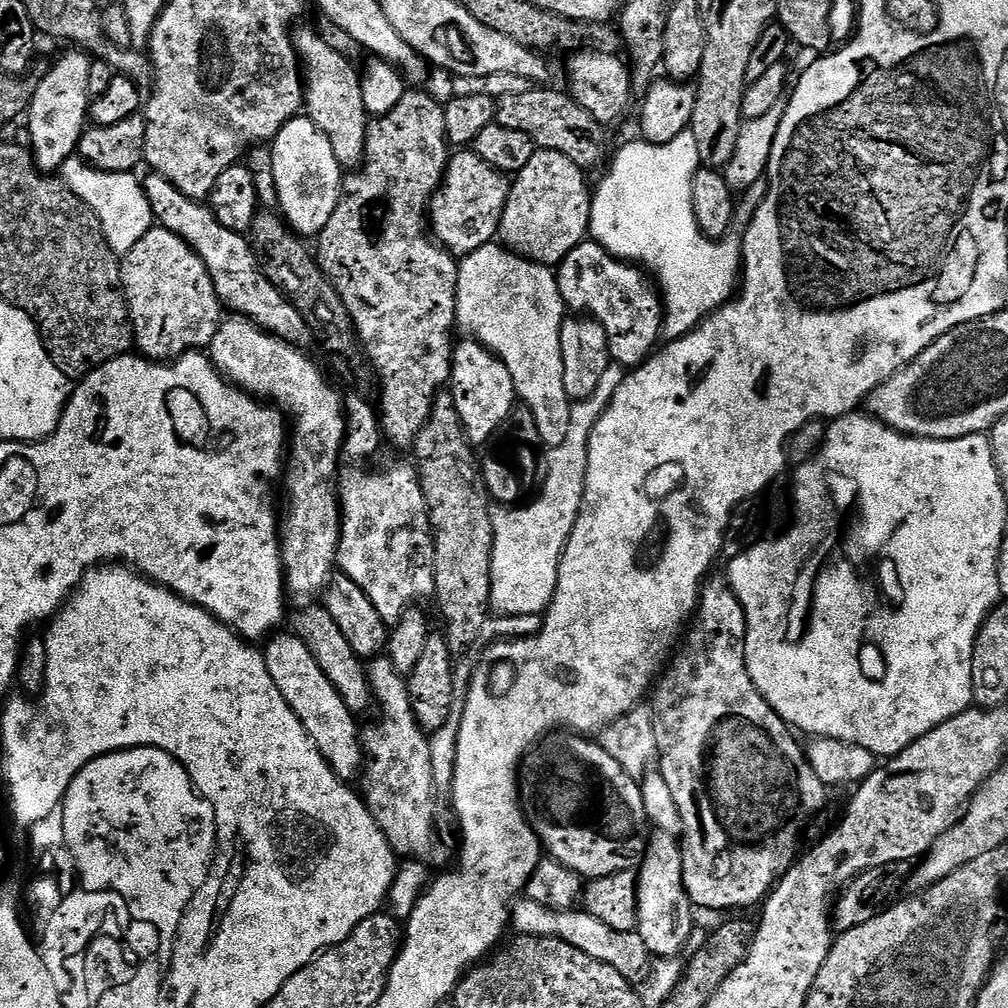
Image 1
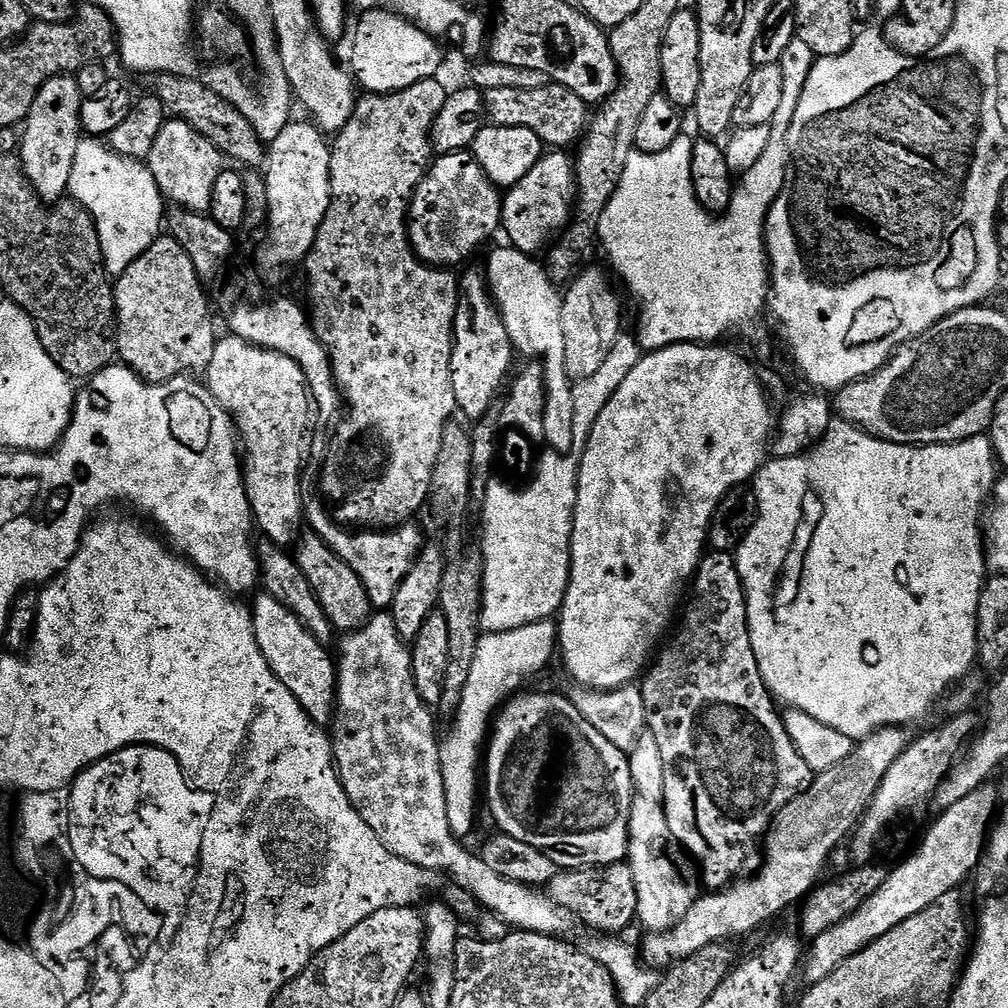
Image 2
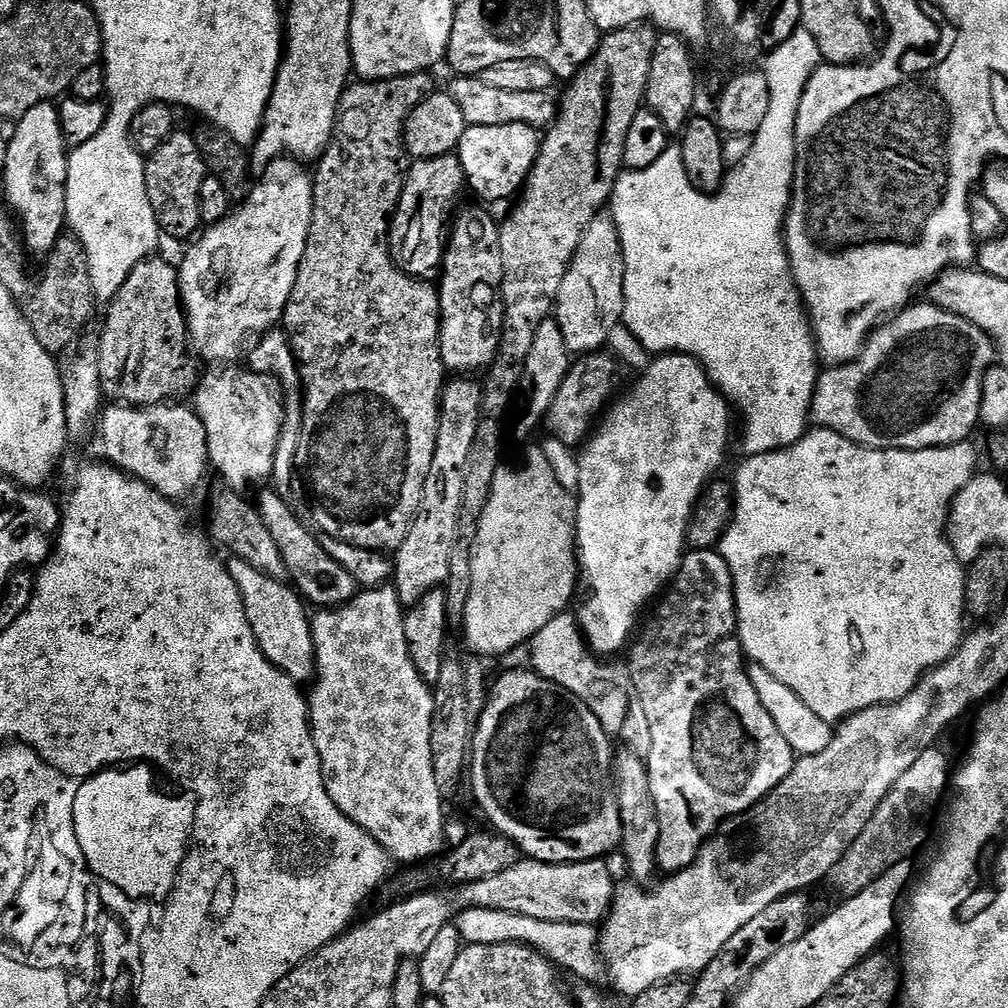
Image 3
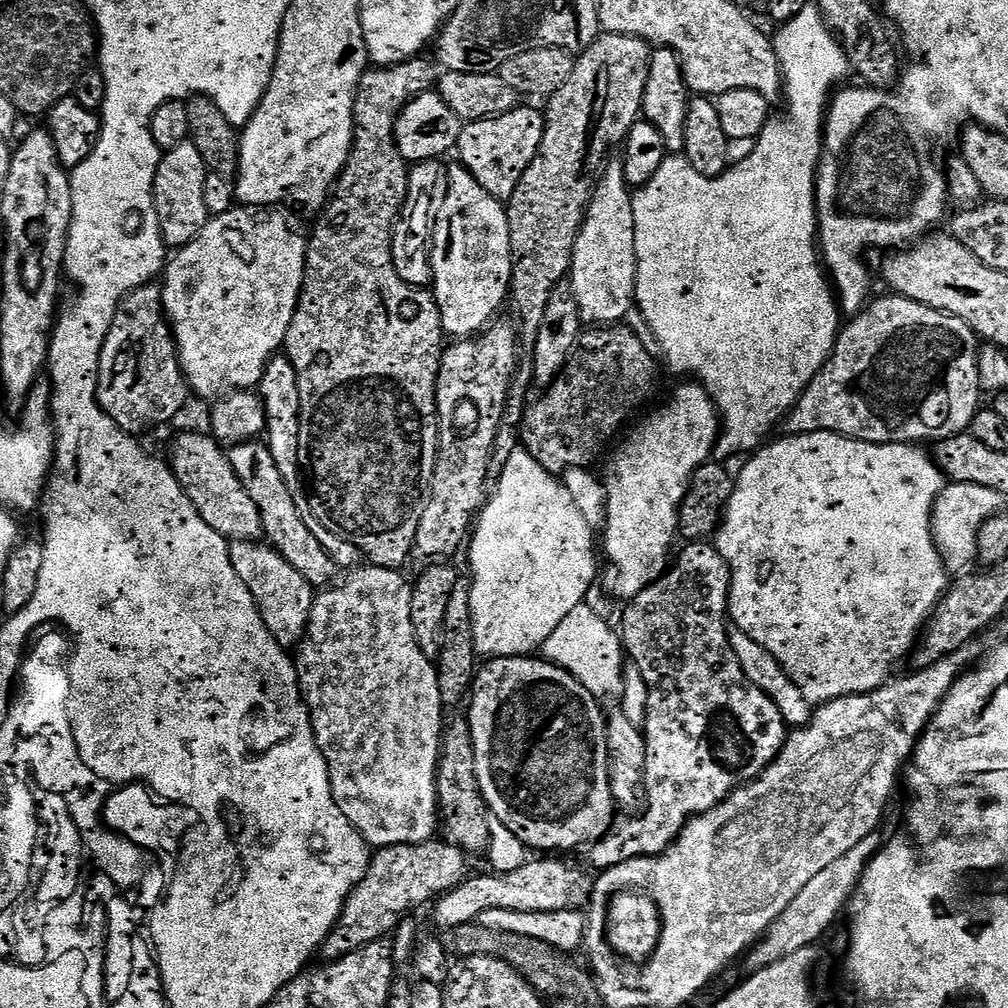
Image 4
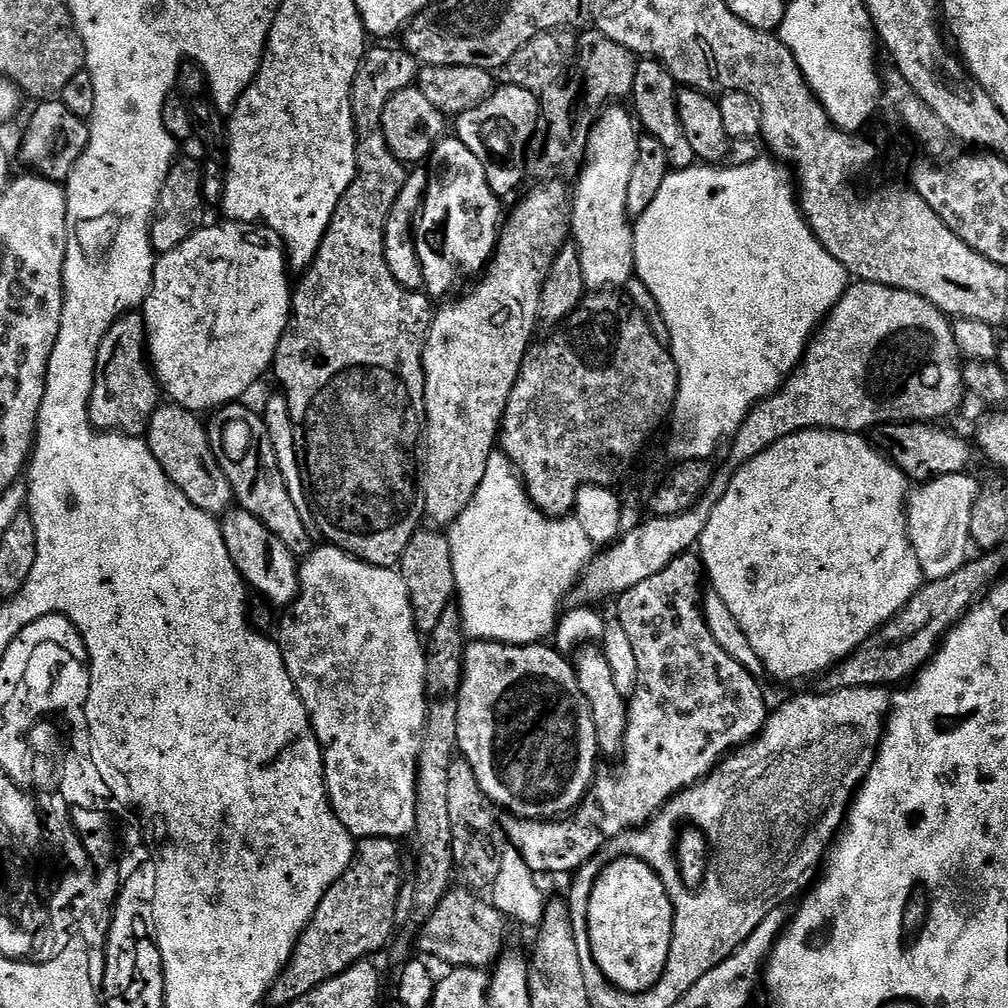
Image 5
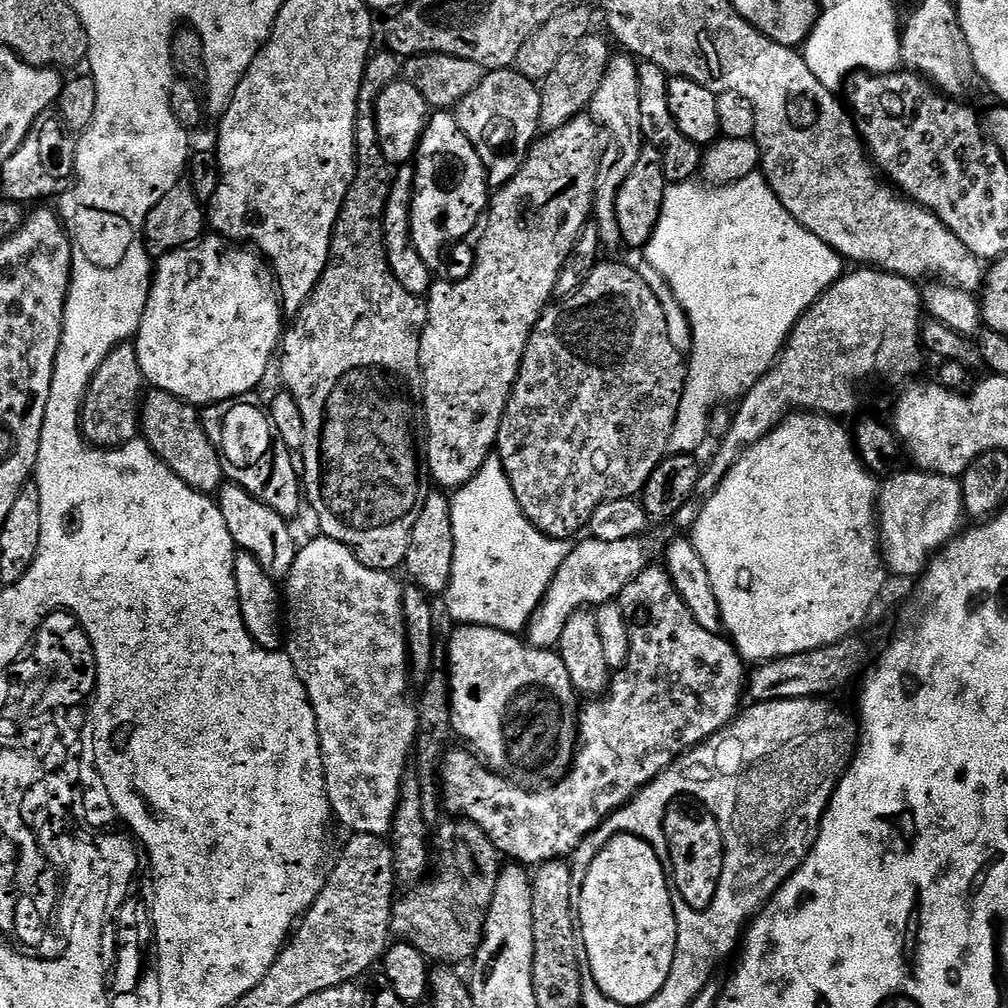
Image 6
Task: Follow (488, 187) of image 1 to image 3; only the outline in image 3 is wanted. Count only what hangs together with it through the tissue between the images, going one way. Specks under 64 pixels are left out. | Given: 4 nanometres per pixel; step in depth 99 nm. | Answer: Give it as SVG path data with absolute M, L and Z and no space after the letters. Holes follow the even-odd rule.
M459 155L435 156L429 160L417 159L408 169L408 175L404 181L404 189L400 195L400 205L396 207L396 210L404 210L408 214L414 214L414 206L418 208L416 200L418 200L418 196L424 194L418 188L430 190L430 194L426 196L426 202L428 204L438 204L436 206L436 216L438 218L434 218L434 208L432 206L424 208L422 218L426 216L428 224L432 224L432 228L428 226L426 236L400 236L397 232L392 231L389 233L389 244L392 247L396 263L400 265L401 270L405 274L415 276L418 280L428 280L441 271L446 259L446 253L450 247L450 225L453 223L454 213L457 211L456 199L459 198L460 191L465 191L466 188L464 171L462 170L462 162Z

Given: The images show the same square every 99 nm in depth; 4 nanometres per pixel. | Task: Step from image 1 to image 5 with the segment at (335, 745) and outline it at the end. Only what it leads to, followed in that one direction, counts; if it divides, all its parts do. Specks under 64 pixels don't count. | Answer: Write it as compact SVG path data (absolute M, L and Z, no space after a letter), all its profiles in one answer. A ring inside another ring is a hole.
M232 510L223 517L220 529L230 550L230 558L240 571L240 578L249 589L260 596L265 596L272 604L291 605L300 593L298 560L292 551L254 514L243 510Z

